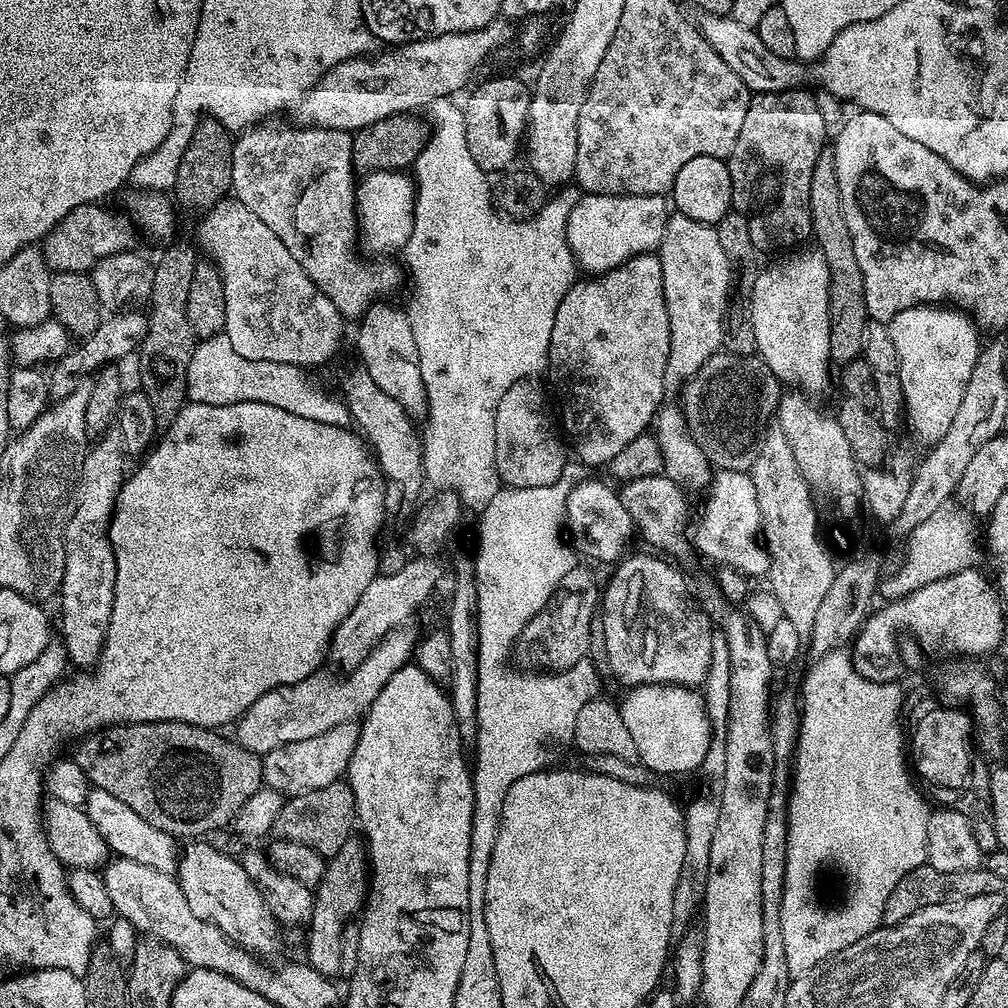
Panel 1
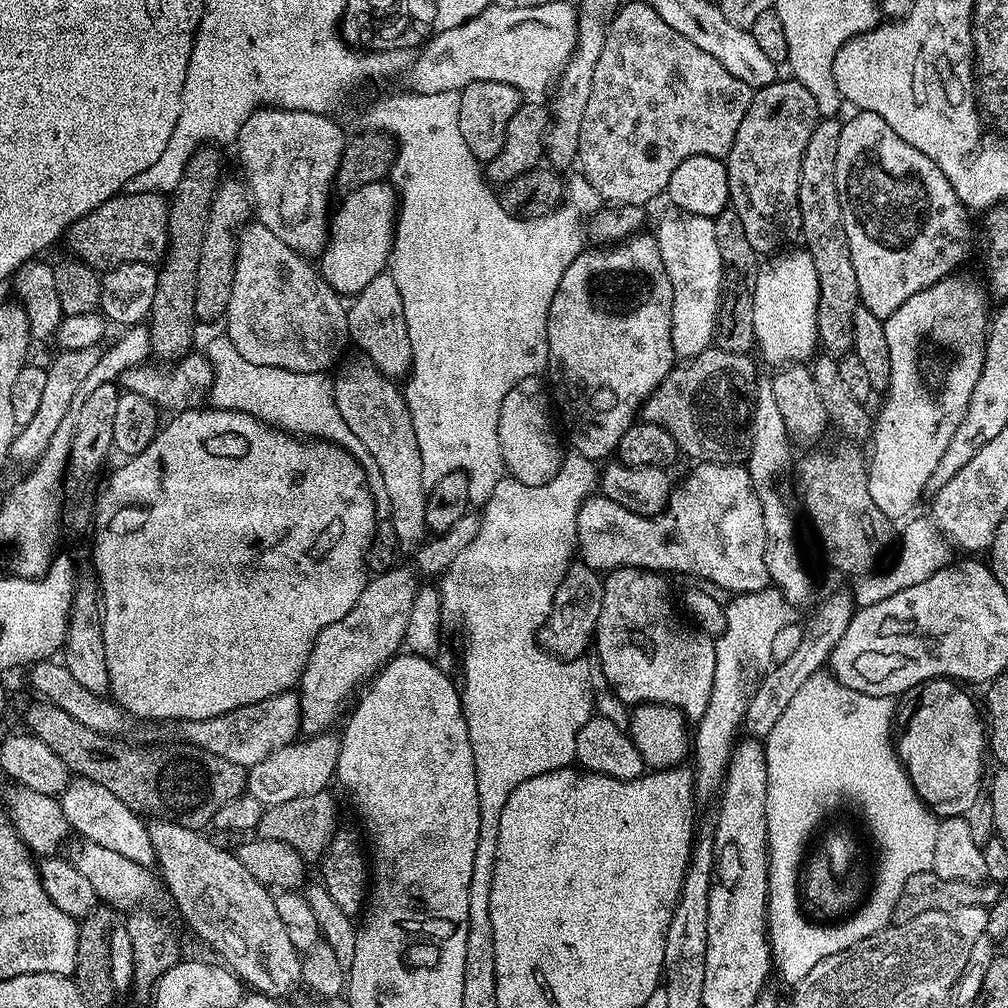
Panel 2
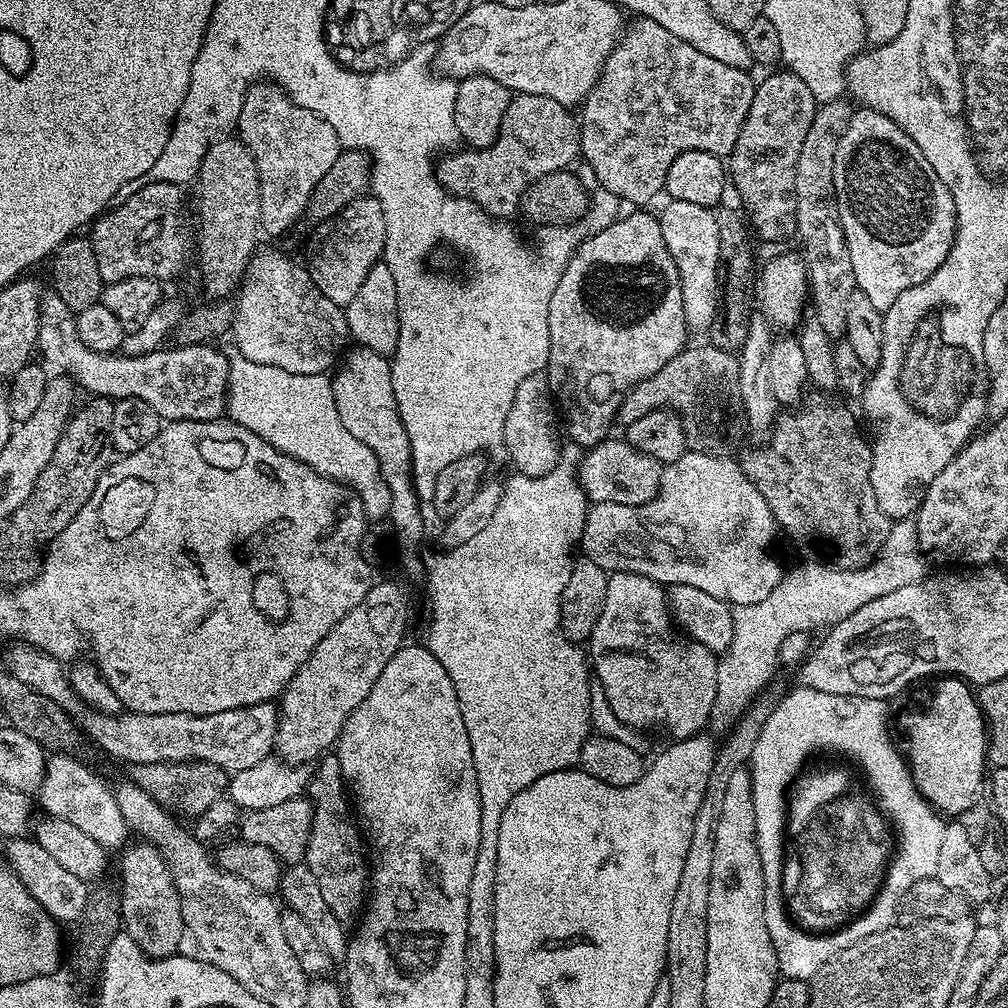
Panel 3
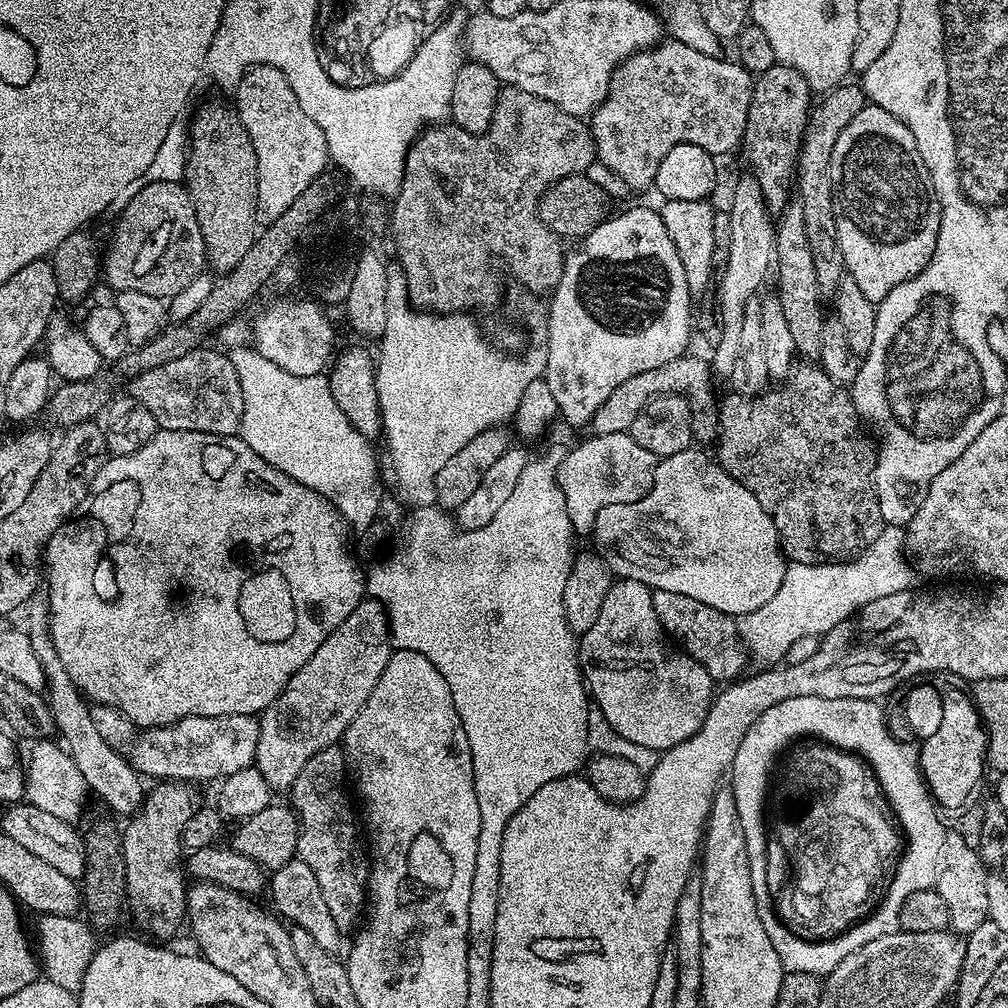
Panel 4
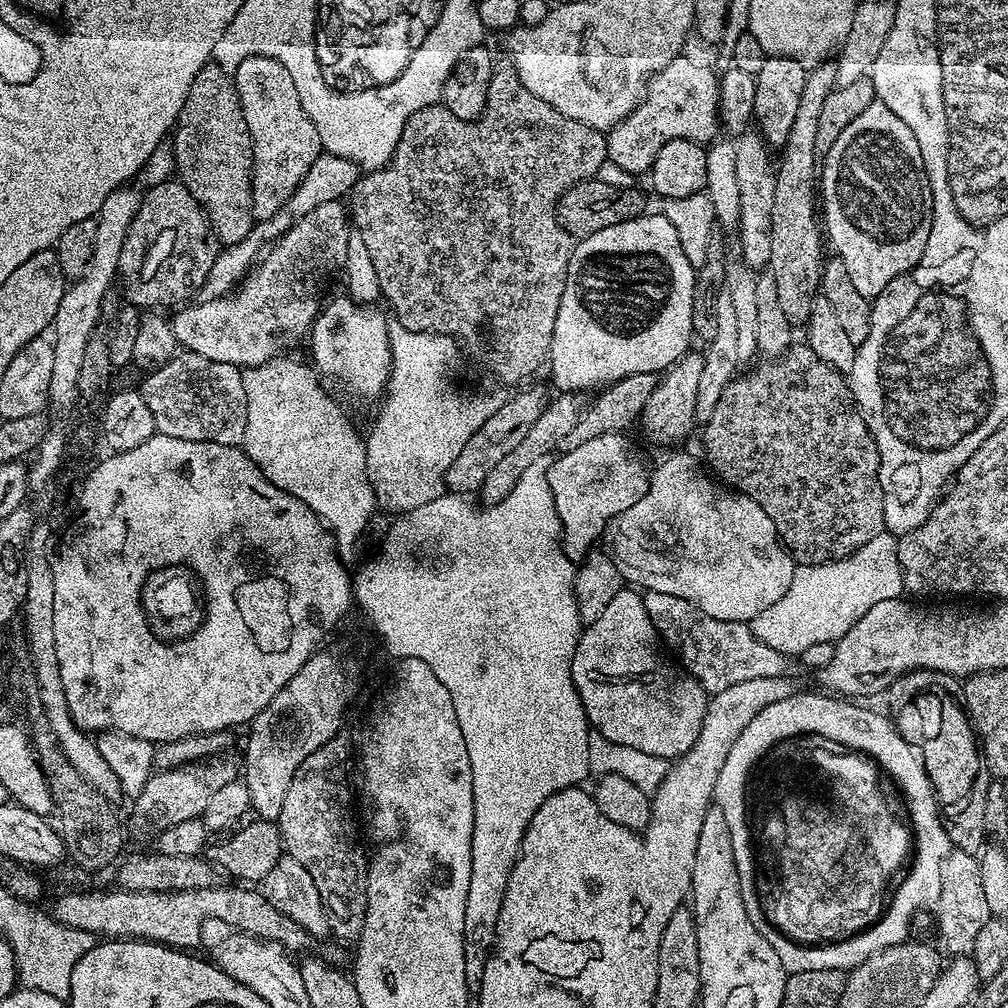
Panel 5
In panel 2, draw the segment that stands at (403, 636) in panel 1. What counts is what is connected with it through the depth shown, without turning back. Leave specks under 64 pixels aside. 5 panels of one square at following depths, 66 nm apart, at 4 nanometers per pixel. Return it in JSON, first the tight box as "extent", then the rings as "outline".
{"extent":[175,690,301,770],"outline":[[[289,690],[209,720],[182,720],[175,728],[177,741],[210,750],[210,754],[218,754],[218,758],[241,764],[247,770],[301,735],[300,698],[295,691]]]}

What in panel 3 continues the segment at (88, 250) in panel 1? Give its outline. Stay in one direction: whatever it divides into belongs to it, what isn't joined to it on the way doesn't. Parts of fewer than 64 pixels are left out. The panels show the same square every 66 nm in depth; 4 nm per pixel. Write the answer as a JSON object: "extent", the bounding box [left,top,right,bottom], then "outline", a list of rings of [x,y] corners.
{"extent":[90,182,188,285],"outline":[[[150,182],[135,189],[131,193],[133,196],[125,195],[119,203],[109,207],[92,221],[90,225],[92,249],[98,258],[98,266],[105,285],[122,282],[131,276],[166,282],[174,279],[187,266],[188,220],[184,217],[184,192],[185,189],[179,184]]]}

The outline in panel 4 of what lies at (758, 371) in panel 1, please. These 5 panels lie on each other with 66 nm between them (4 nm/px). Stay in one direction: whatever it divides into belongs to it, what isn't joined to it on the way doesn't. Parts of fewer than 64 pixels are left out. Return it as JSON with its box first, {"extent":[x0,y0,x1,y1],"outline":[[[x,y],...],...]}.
{"extent":[590,355,718,445],"outline":[[[692,355],[679,356],[670,362],[662,362],[662,366],[654,366],[654,370],[646,370],[642,374],[634,374],[634,378],[626,378],[626,382],[622,382],[622,386],[618,386],[618,390],[614,390],[614,394],[610,394],[610,398],[606,398],[606,402],[602,402],[602,406],[594,414],[590,425],[591,435],[627,432],[630,422],[638,418],[638,414],[651,400],[674,392],[678,396],[685,396],[692,407],[692,431],[695,439],[701,445],[711,445],[718,436],[718,396],[712,393],[714,373],[711,363],[705,357],[703,360],[700,356]]]}

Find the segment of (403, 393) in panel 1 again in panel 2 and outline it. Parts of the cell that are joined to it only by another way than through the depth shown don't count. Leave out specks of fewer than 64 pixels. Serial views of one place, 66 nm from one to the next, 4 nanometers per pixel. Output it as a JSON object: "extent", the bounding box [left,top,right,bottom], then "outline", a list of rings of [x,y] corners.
{"extent":[347,270,412,378],"outline":[[[385,270],[378,274],[378,278],[374,278],[374,282],[370,282],[367,284],[362,291],[356,295],[356,297],[347,305],[348,310],[348,335],[350,337],[351,343],[353,345],[357,344],[360,347],[359,351],[363,353],[363,355],[367,356],[369,359],[376,364],[378,370],[382,372],[382,374],[389,376],[391,378],[399,378],[403,377],[405,373],[409,371],[412,367],[412,351],[410,350],[410,334],[406,334],[406,318],[402,314],[402,294],[398,294],[398,282],[394,282],[394,278],[392,277],[392,273]]]}

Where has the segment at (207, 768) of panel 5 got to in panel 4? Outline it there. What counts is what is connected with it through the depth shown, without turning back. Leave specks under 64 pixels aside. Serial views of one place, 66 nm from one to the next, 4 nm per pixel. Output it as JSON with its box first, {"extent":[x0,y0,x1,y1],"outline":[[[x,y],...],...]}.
{"extent":[121,780,202,942],"outline":[[[165,780],[156,782],[147,789],[144,801],[135,815],[122,828],[121,849],[125,856],[127,907],[132,907],[136,924],[149,937],[160,942],[168,939],[185,927],[188,888],[185,871],[182,869],[182,837],[190,818],[202,807],[192,782]]]}

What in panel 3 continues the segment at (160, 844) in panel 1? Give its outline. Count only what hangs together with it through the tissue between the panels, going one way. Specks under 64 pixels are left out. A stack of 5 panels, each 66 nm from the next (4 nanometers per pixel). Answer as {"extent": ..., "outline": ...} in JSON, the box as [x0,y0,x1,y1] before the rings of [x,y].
{"extent":[38,754,130,849],"outline":[[[52,754],[47,757],[44,781],[38,789],[41,806],[48,811],[45,813],[49,817],[71,822],[82,830],[82,834],[90,834],[90,838],[104,848],[123,849],[129,843],[130,829],[118,808],[115,791],[111,787],[108,789],[82,761],[74,757],[72,754]]]}

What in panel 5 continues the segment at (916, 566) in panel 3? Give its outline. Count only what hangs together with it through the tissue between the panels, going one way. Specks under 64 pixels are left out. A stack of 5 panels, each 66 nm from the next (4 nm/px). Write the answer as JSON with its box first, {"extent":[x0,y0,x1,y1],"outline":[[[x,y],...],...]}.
{"extent":[750,530,903,656],"outline":[[[885,530],[840,560],[797,565],[786,594],[750,622],[752,633],[766,646],[787,656],[800,656],[814,644],[839,640],[871,606],[903,595],[897,542],[897,535]]]}

